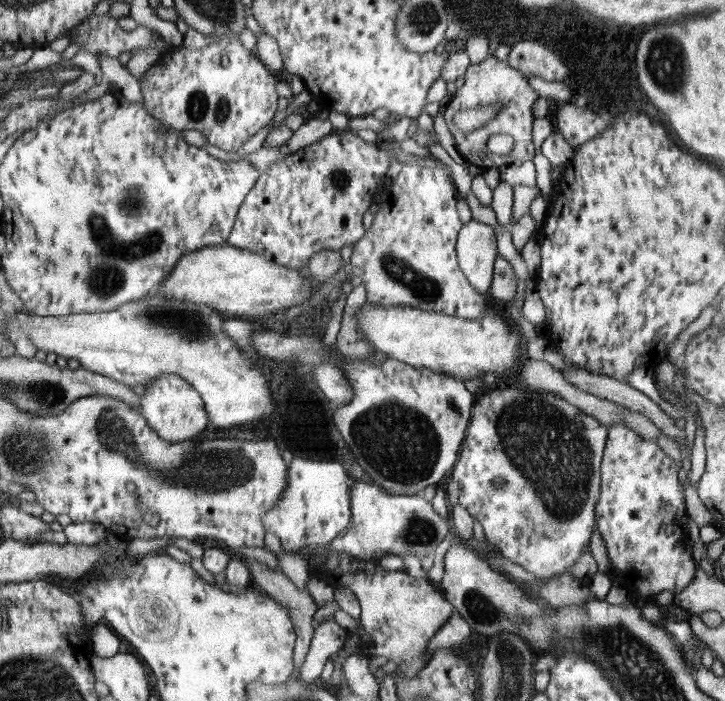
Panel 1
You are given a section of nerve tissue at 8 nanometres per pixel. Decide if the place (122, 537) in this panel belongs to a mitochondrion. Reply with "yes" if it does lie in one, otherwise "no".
no

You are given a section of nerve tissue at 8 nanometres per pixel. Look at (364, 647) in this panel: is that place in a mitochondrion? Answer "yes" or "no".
no

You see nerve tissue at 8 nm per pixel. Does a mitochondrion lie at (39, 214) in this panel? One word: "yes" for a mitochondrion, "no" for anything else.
no

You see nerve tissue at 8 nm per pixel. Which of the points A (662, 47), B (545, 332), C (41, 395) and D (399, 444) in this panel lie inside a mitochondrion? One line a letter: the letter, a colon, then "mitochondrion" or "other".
A: mitochondrion
B: other
C: mitochondrion
D: mitochondrion

